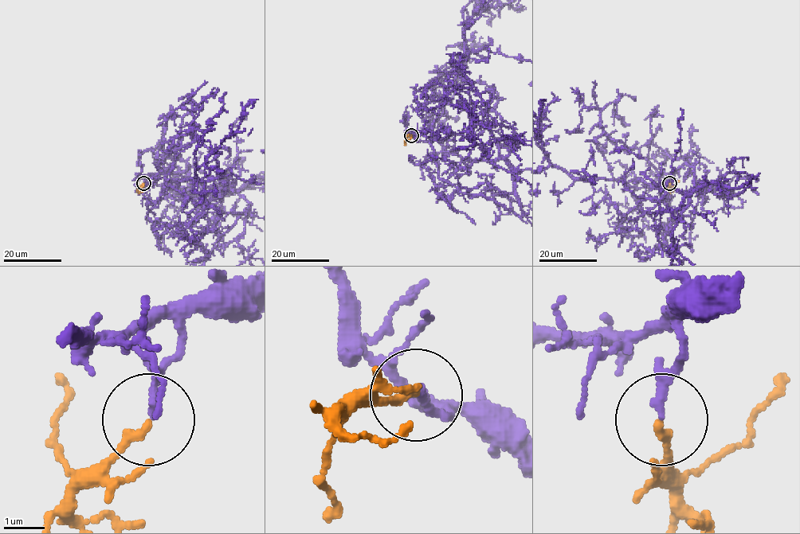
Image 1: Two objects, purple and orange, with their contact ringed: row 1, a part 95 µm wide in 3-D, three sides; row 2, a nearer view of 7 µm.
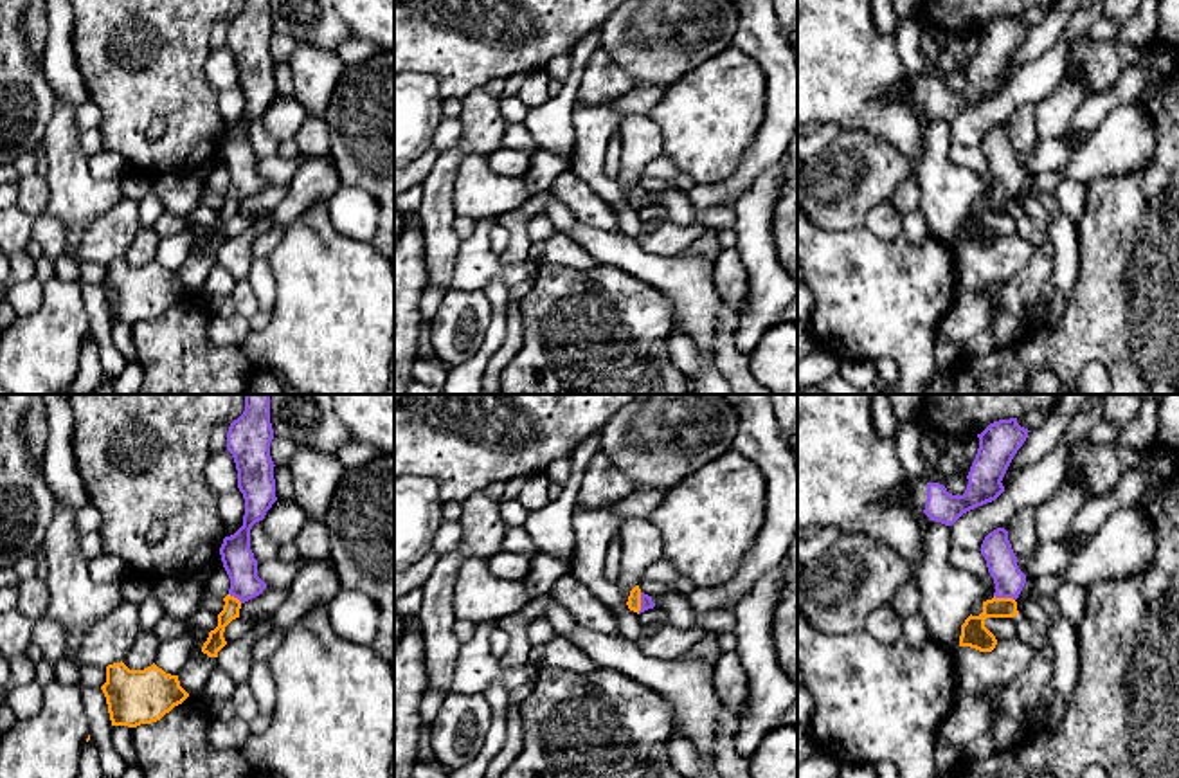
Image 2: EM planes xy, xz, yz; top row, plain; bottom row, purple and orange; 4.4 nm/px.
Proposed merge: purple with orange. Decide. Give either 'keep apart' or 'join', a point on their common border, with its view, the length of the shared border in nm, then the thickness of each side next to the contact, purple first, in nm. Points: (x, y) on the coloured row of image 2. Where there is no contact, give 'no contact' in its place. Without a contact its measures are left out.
join | xz (641, 604) | 100 nm | 50/60 nm

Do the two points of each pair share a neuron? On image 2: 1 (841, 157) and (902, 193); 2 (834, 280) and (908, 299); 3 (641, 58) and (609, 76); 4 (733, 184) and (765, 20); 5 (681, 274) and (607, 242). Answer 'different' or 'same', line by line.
1: different
2: same
3: different
4: same
5: same

